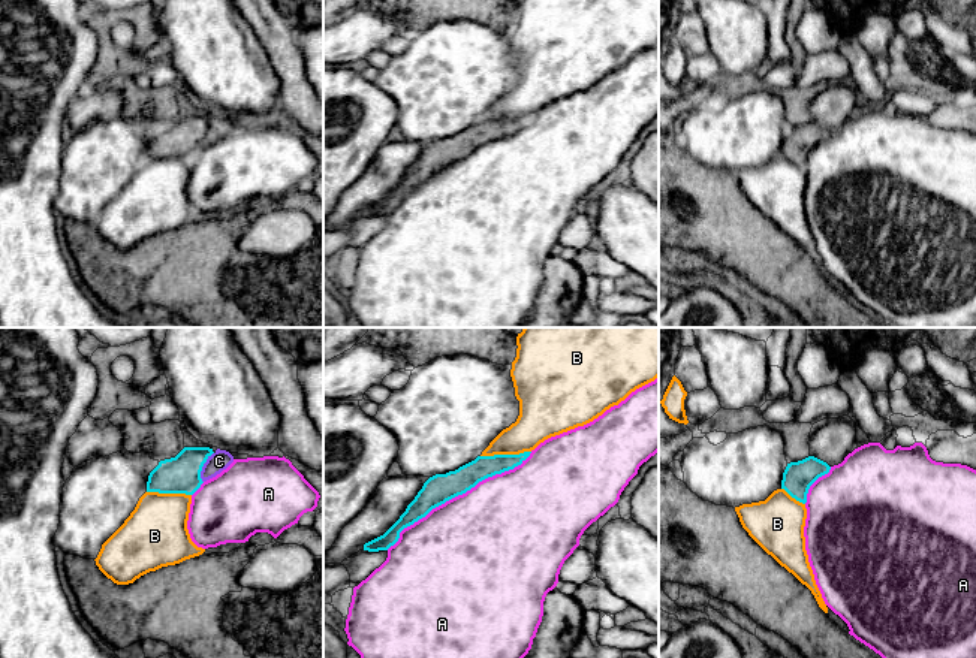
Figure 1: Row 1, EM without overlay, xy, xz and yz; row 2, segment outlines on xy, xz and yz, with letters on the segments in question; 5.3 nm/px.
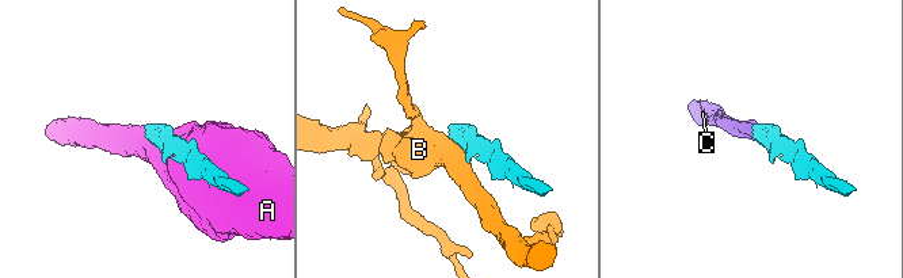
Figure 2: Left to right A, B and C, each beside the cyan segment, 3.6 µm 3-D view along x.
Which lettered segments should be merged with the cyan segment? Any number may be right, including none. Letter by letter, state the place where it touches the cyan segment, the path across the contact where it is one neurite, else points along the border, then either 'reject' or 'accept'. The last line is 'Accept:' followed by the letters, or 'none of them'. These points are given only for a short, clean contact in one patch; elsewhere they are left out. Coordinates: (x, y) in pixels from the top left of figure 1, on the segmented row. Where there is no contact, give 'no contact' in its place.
A: contact xz (457, 495); reject
B: contact xz (505, 455); reject
C: contact xy (202, 465); way xy (181, 474), (193, 465), (202, 465), (219, 461); accept
Accept: C

